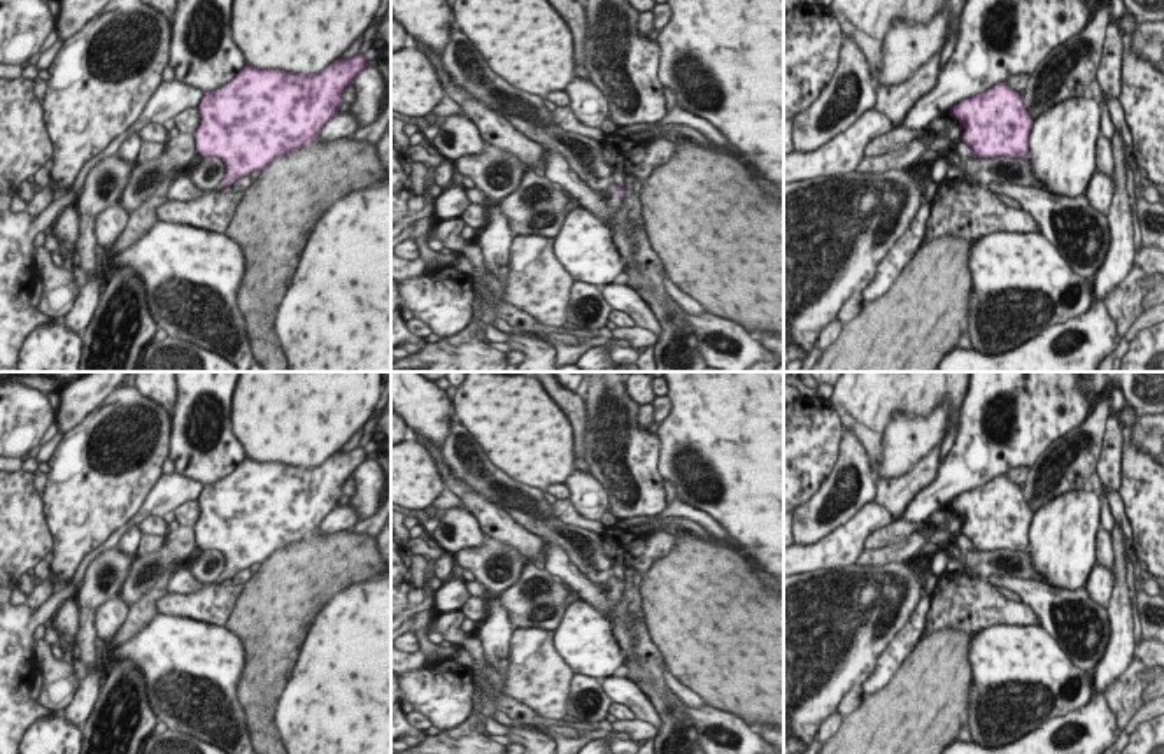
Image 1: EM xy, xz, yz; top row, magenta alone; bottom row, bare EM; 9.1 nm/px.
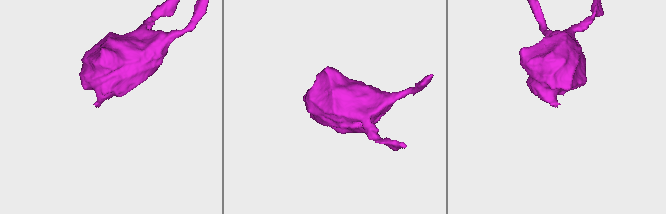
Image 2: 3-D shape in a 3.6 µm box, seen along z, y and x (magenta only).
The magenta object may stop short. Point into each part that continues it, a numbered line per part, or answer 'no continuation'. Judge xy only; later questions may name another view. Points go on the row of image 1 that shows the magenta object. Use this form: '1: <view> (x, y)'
no continuation

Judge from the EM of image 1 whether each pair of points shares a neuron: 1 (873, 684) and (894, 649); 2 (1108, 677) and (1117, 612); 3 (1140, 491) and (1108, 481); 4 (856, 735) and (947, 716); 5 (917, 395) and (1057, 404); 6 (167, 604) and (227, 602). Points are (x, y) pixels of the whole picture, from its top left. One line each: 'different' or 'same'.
1: same
2: same
3: different
4: same
5: different
6: same

